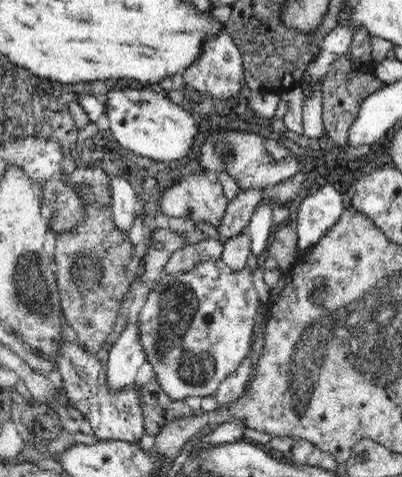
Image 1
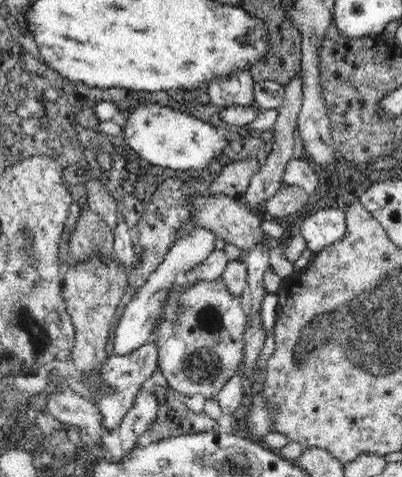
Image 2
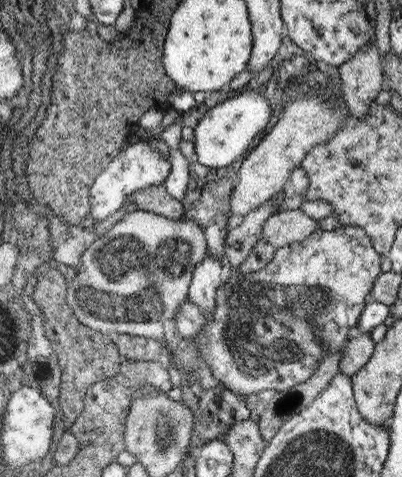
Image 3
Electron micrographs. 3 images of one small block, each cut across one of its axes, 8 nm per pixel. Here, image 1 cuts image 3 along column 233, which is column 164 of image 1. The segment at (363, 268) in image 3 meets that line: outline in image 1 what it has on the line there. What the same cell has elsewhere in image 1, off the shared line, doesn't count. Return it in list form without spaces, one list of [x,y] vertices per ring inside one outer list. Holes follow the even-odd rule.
[[[204,260],[196,268],[178,274],[162,274],[152,286],[144,300],[144,308],[138,318],[138,334],[146,360],[154,368],[154,380],[160,384],[162,392],[174,400],[184,402],[188,396],[216,396],[220,384],[230,378],[244,358],[254,338],[256,314],[260,306],[258,292],[254,288],[254,272],[246,264],[242,270],[234,272],[224,264],[224,260]]]

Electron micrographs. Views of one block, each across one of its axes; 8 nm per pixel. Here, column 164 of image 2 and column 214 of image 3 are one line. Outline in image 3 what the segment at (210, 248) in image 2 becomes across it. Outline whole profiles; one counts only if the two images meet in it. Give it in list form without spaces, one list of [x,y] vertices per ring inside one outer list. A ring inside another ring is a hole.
[[[207,256],[195,266],[191,274],[191,284],[189,284],[189,300],[201,308],[203,316],[209,320],[215,304],[215,290],[221,286],[219,280],[221,272],[221,260],[215,256]]]

